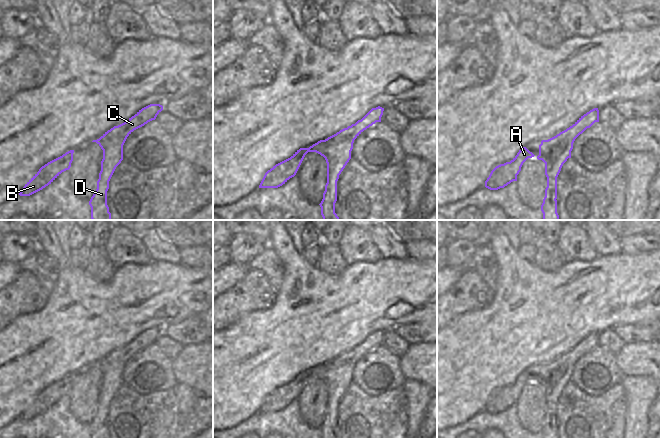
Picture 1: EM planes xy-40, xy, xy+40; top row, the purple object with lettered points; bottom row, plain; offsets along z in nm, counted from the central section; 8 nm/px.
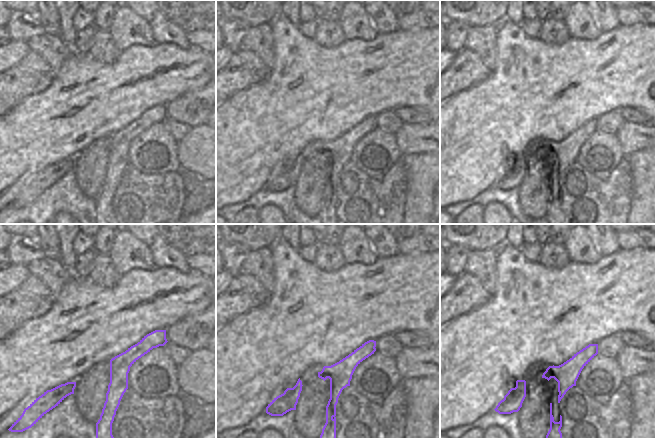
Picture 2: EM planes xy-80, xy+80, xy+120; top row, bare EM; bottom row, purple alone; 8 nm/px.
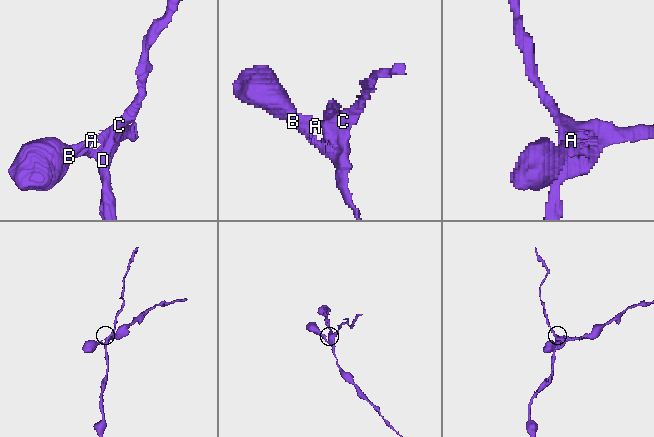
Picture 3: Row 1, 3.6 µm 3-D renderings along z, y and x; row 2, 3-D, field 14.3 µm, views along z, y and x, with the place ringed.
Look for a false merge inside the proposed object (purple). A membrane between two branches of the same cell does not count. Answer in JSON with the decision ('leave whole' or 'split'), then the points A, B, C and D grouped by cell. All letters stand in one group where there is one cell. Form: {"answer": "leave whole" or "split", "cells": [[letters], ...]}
{"answer": "split", "cells": [["A", "B"], ["C", "D"]]}

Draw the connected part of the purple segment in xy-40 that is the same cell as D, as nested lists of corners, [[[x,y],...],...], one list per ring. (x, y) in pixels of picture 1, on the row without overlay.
[[[150,328],[139,334],[126,346],[114,350],[105,356],[98,364],[103,367],[103,383],[101,385],[101,395],[97,405],[97,413],[89,425],[91,438],[102,438],[105,430],[108,438],[107,415],[109,405],[116,391],[123,384],[123,369],[127,361],[136,353],[144,350],[148,346],[155,344],[157,339],[163,334],[160,328]]]

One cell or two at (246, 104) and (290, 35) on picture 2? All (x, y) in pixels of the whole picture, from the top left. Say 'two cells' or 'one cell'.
one cell

